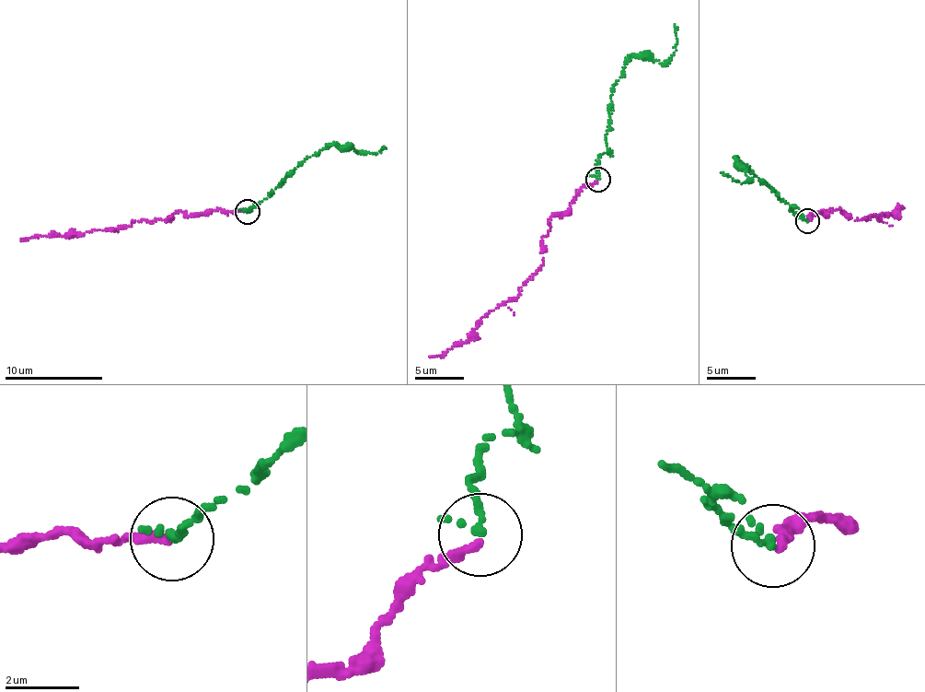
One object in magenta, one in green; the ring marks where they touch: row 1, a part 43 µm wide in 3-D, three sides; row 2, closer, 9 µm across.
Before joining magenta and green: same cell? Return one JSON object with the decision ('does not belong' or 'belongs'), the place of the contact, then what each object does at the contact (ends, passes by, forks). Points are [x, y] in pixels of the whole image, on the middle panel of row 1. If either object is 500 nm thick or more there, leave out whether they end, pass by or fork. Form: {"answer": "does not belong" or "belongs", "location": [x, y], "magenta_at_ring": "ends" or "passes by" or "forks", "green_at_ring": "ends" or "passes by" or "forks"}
{"answer": "belongs", "location": [597, 179], "magenta_at_ring": "ends", "green_at_ring": "passes by"}

